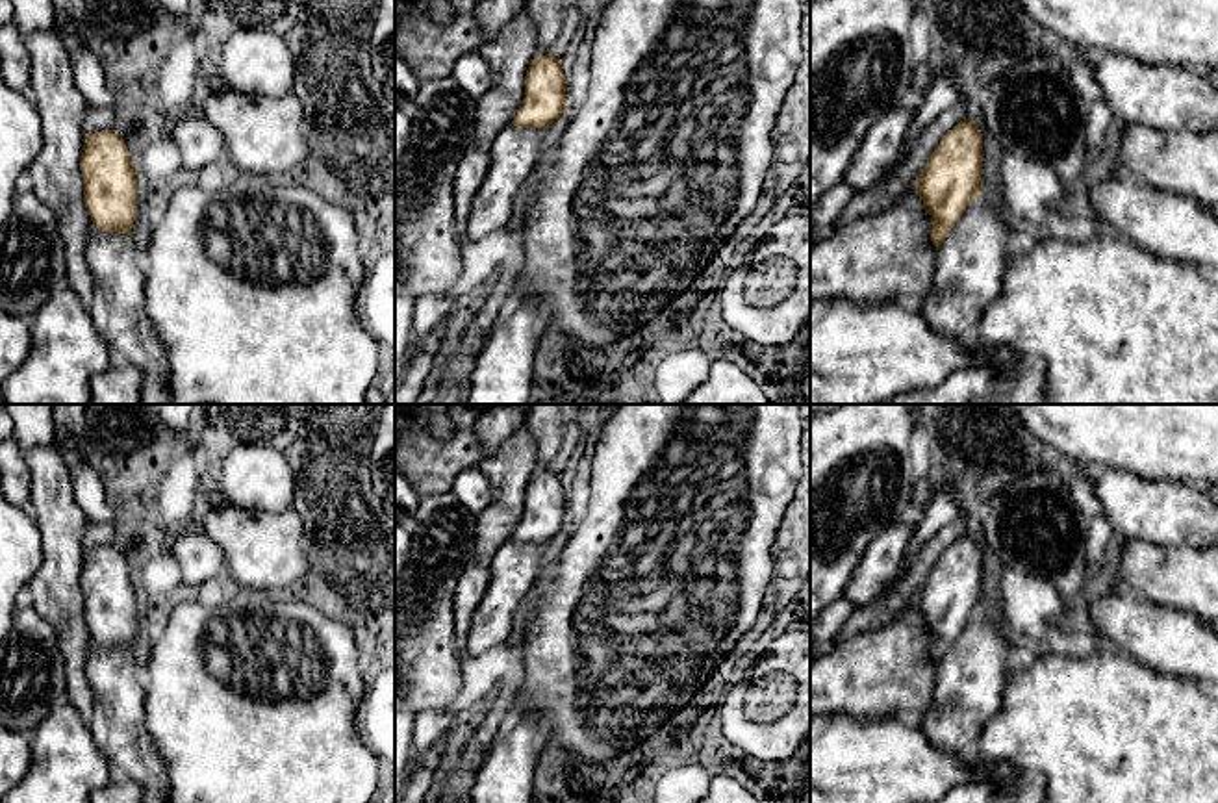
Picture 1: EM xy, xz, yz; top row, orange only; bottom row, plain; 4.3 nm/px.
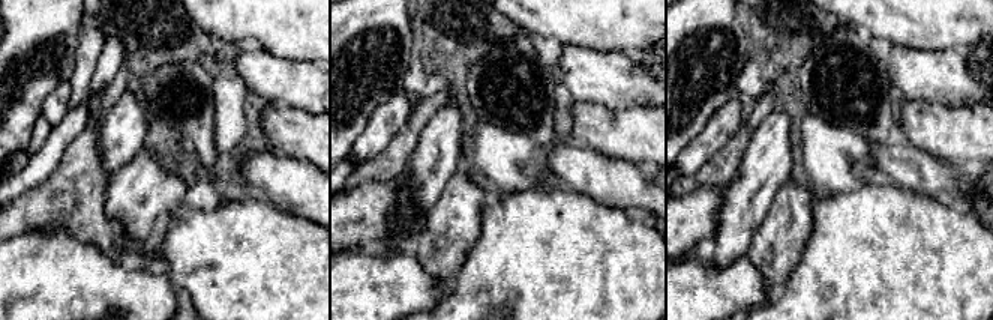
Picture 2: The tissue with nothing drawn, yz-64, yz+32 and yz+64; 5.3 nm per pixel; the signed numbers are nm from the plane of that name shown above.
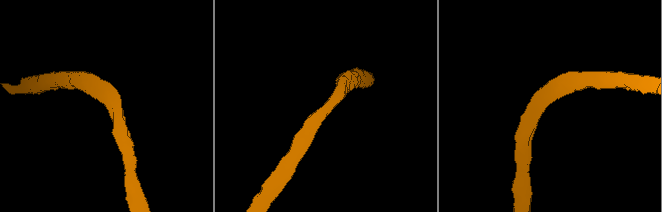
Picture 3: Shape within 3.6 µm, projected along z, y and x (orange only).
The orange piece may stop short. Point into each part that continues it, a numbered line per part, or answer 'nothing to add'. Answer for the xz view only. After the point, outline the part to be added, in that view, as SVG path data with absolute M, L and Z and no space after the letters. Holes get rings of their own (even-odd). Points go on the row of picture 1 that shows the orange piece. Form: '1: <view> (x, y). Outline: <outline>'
1: xz (516, 151). Outline: M506 126L495 139L486 178L465 221L467 241L504 228L514 213L514 197L528 182L541 154L543 130Z

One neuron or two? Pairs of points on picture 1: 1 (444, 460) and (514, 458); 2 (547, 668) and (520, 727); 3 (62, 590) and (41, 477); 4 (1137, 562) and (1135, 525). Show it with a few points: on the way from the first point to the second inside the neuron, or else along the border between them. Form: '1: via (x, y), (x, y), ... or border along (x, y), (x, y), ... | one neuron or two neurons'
1: border along (486, 457), (477, 466) | two neurons
2: border along (514, 707), (531, 711), (545, 739) | two neurons
3: via (62, 562), (62, 522), (52, 505) | one neuron
4: border along (1126, 538), (1178, 548) | two neurons

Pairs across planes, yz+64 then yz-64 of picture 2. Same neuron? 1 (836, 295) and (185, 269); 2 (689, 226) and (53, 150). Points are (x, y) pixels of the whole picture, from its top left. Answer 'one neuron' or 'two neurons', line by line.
1: one neuron
2: two neurons

